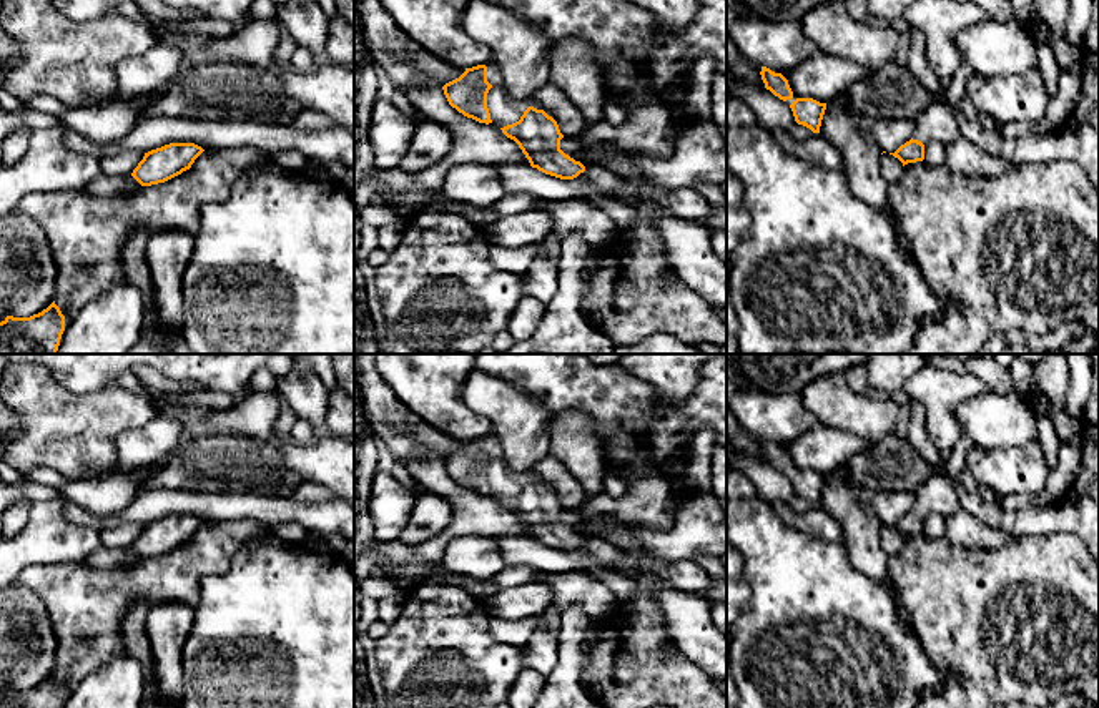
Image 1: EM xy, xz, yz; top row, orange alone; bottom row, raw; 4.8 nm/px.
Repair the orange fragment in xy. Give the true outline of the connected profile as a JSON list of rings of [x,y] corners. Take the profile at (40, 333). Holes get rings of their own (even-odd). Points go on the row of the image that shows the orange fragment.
[[[55,301],[30,317],[7,316],[0,322],[0,354],[57,354],[65,316]]]

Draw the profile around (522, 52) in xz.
[[[471,0],[464,15],[466,32],[492,52],[502,85],[514,100],[534,98],[549,83],[554,45],[515,12],[485,0]]]

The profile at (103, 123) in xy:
[[[171,83],[128,101],[103,101],[67,108],[53,96],[40,95],[28,100],[27,106],[58,118],[68,130],[83,135],[95,146],[106,146],[123,140],[135,128],[143,111],[158,96],[165,95]]]

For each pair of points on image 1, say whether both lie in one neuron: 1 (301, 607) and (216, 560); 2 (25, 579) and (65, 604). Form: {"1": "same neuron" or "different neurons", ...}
{"1": "different neurons", "2": "same neuron"}

